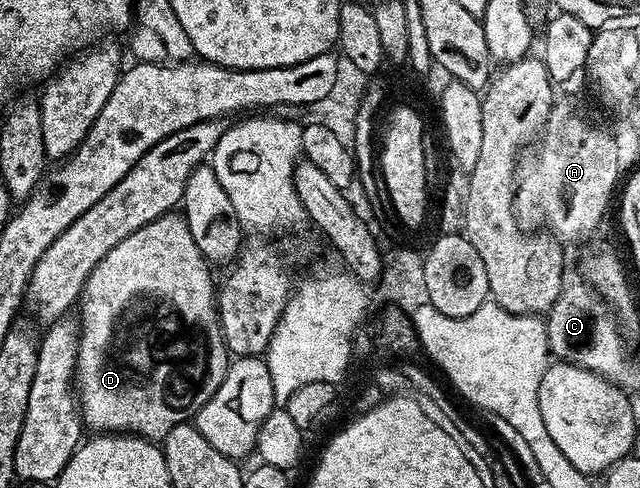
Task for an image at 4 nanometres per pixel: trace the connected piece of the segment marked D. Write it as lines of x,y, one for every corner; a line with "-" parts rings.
169,212
152,220
144,228
132,232
88,276
88,280
82,289
80,310
82,306
82,318
80,317
80,333
78,335
78,359
74,365
74,385
76,387
76,401
85,429
98,434
133,434
136,438
148,438
151,440
165,440
168,432
181,422
190,422
198,409
220,388
224,376
228,372
232,361
232,355
226,349
226,341
222,335
222,321
218,319
218,295
216,293
216,278
210,275
211,263
196,248
196,240
192,240
192,232
188,232
188,224
185,217
178,212

